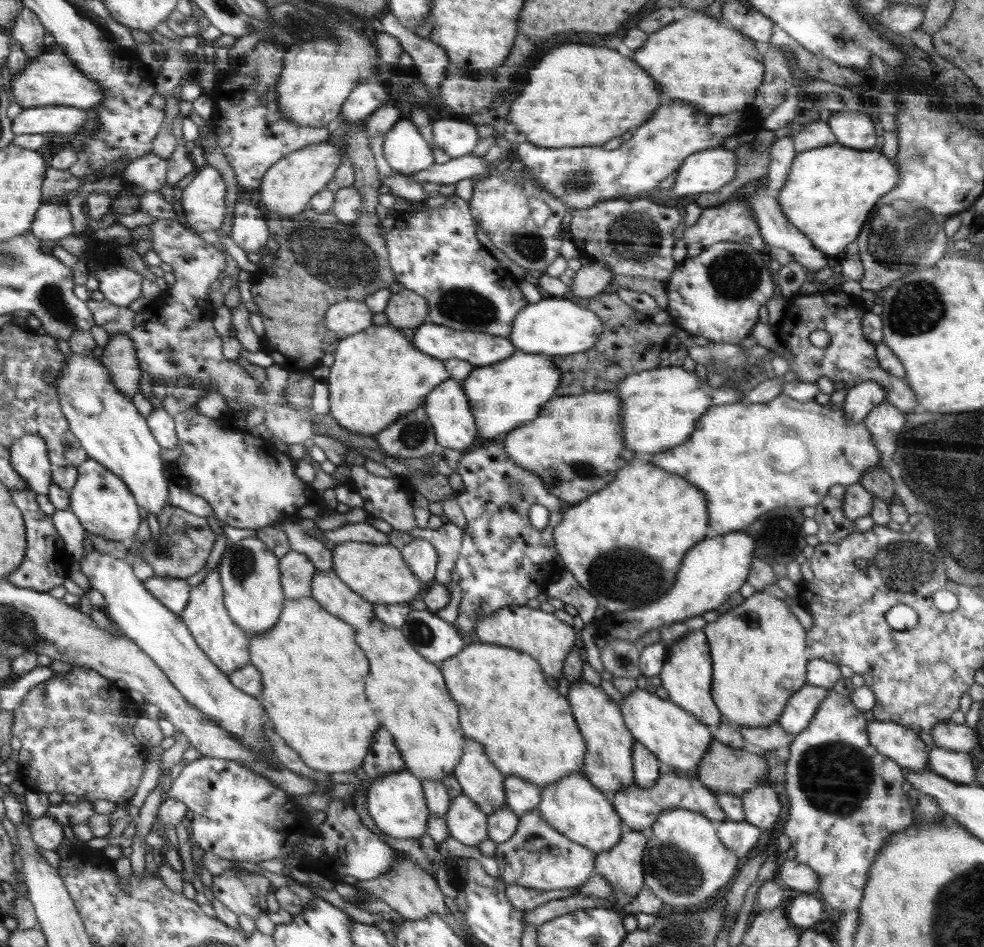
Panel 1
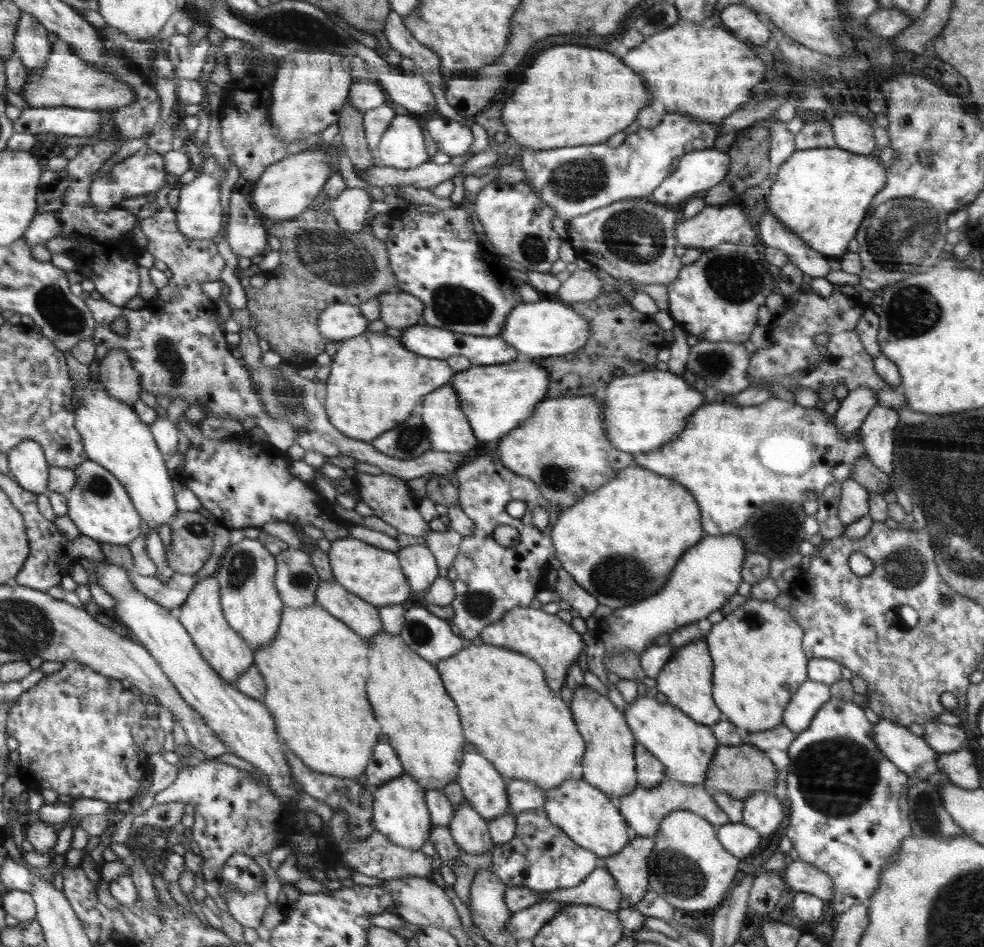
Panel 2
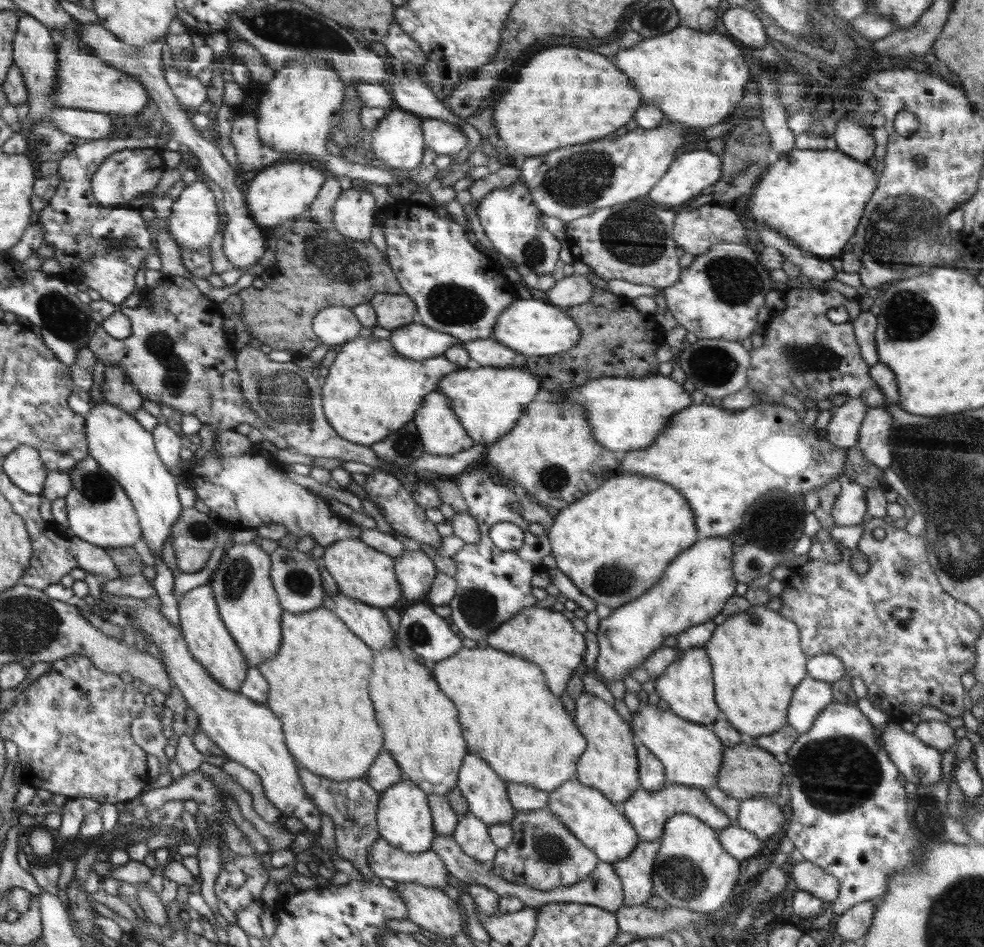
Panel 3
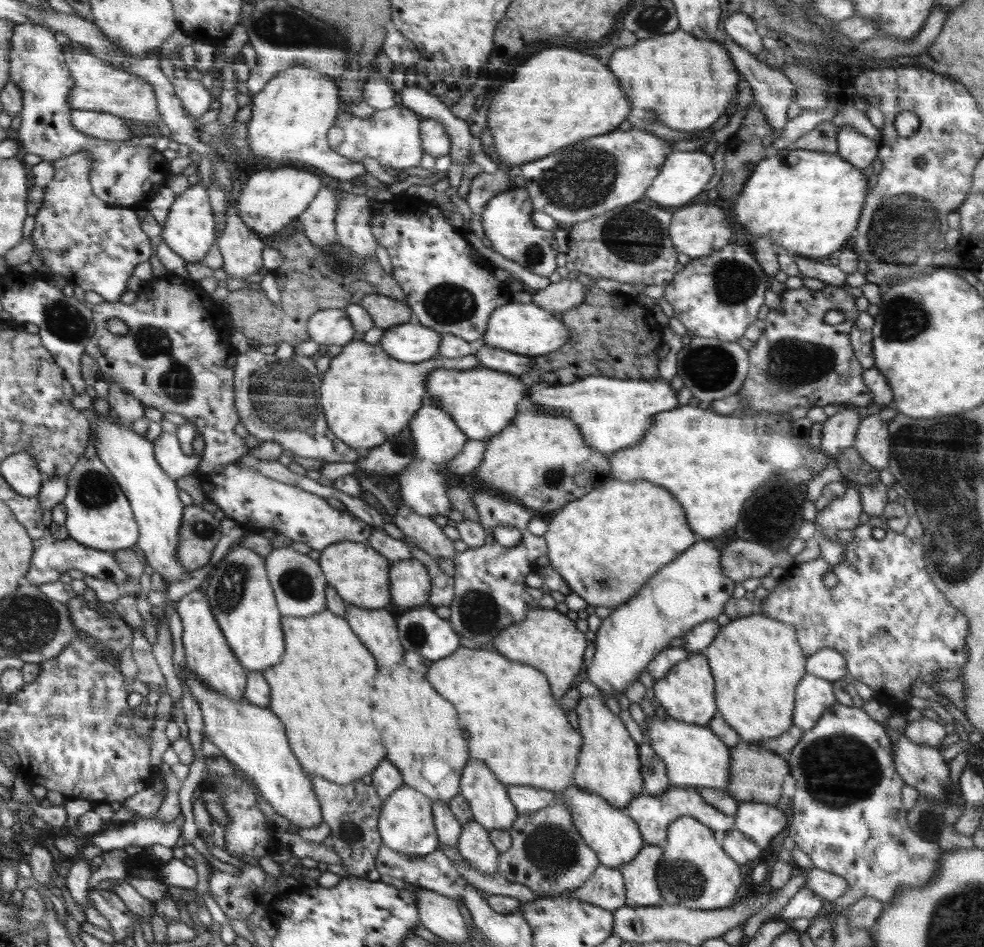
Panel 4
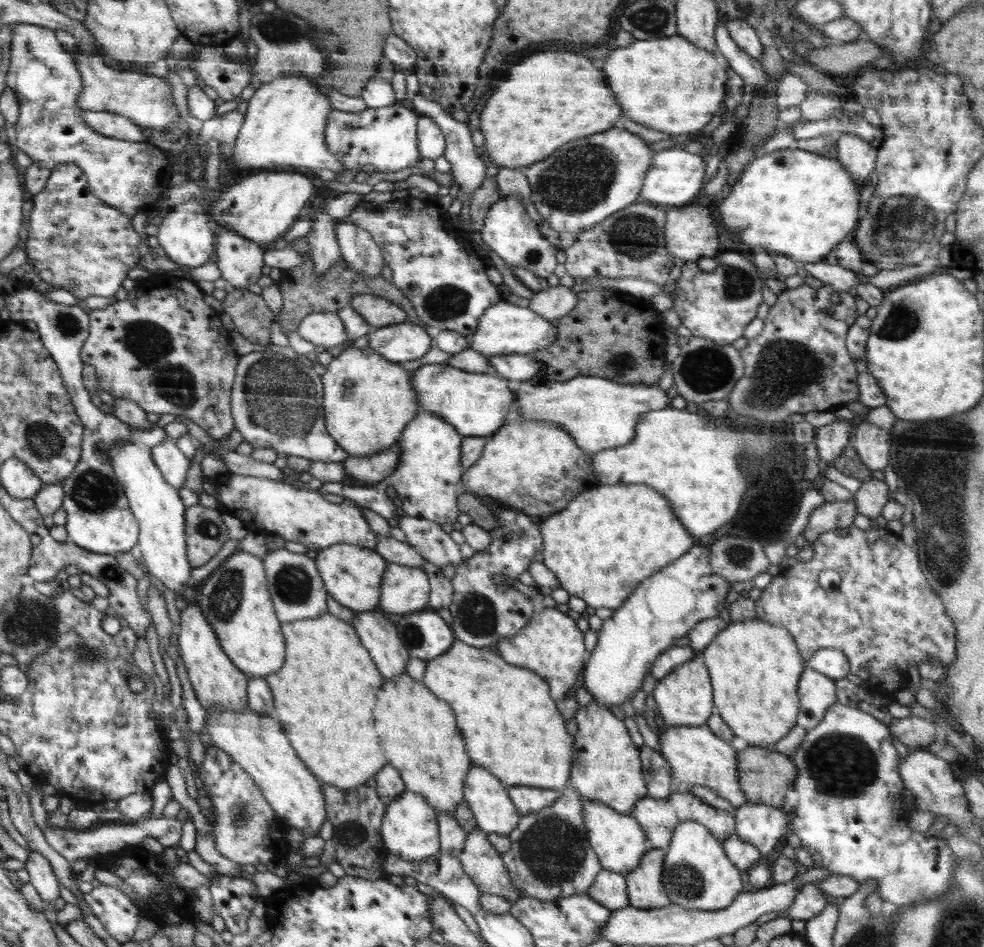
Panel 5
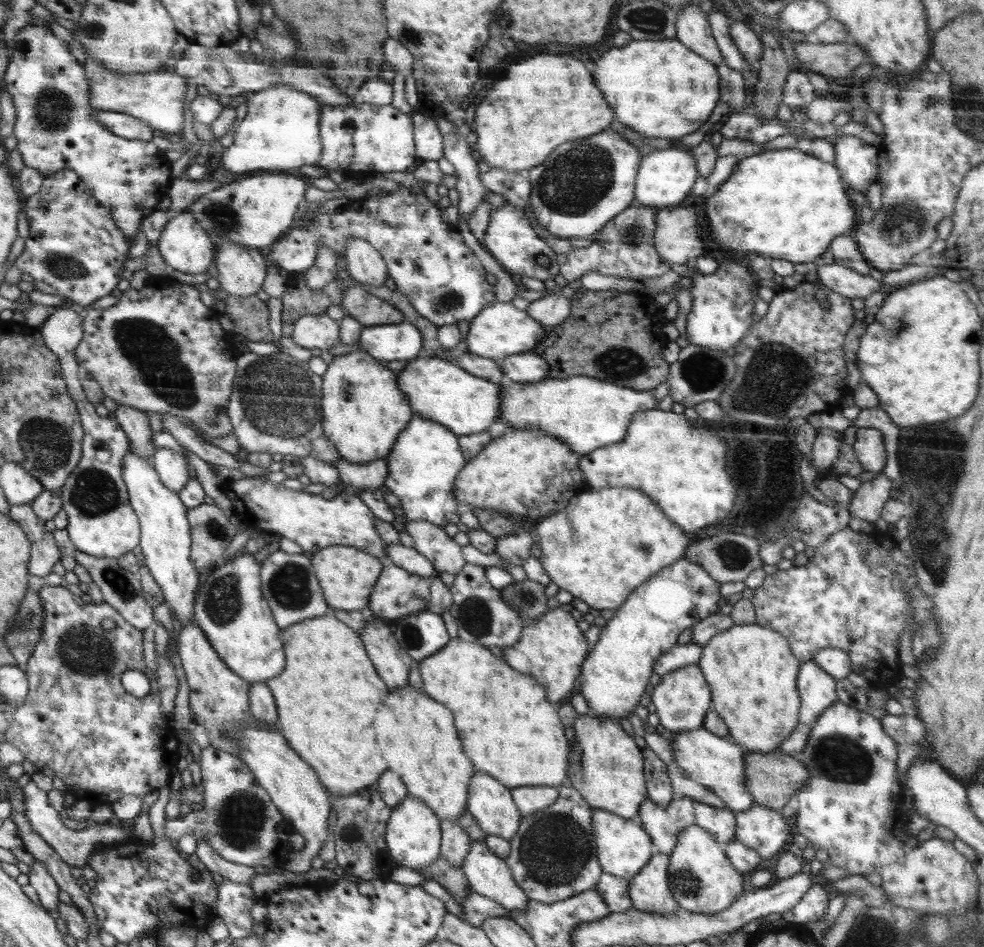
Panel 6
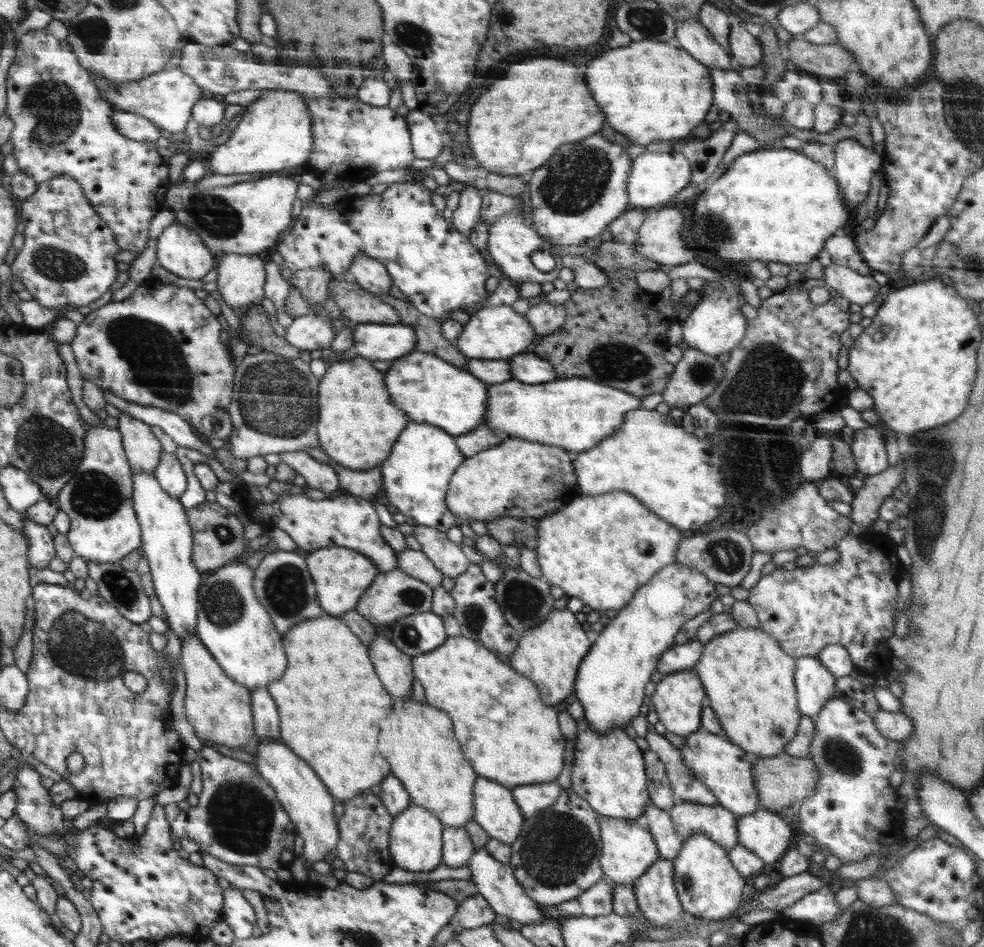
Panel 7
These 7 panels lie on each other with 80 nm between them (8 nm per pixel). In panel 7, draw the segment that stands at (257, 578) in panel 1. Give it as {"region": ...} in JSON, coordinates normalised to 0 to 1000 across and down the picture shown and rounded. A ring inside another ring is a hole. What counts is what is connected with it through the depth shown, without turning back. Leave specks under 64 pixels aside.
{"region":[[[244,590],[212,605],[209,616],[201,623],[201,674],[204,674],[205,680],[216,690],[230,714],[255,729],[271,727],[274,721],[285,717],[289,707],[293,705],[289,676],[285,676],[285,668],[282,667],[276,652],[270,646],[269,639],[261,633],[260,623],[257,621],[260,607],[250,597],[250,592]]]}

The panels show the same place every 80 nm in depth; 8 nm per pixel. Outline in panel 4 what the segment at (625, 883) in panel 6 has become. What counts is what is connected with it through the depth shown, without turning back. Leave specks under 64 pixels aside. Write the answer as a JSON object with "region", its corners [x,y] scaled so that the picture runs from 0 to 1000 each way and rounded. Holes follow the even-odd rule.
{"region":[[[608,913],[602,925],[585,940],[568,944],[571,947],[586,948],[622,963],[637,956],[635,933],[629,918]]]}

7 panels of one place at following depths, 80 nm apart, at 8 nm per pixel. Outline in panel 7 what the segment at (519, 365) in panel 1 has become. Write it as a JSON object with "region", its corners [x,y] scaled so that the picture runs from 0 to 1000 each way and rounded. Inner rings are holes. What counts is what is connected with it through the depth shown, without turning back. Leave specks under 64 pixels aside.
{"region":[[[423,370],[400,379],[391,392],[391,409],[394,410],[399,427],[421,446],[439,448],[461,460],[493,448],[496,404],[449,377]]]}

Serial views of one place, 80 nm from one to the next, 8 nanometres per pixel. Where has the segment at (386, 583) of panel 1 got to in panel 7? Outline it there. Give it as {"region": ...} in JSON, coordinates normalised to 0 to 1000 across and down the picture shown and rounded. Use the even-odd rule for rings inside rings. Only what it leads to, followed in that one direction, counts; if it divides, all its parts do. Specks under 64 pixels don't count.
{"region":[[[351,578],[327,579],[314,583],[311,589],[315,609],[321,620],[321,629],[331,649],[346,652],[366,636],[372,623],[385,607],[384,600],[374,587]]]}

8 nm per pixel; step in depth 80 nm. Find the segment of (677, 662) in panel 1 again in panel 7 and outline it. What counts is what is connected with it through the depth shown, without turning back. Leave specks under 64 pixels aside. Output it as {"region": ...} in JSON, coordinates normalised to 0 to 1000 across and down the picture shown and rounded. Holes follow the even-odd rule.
{"region":[[[705,705],[676,713],[668,723],[662,724],[660,734],[667,747],[670,761],[680,773],[697,778],[712,769],[712,752],[718,735]]]}

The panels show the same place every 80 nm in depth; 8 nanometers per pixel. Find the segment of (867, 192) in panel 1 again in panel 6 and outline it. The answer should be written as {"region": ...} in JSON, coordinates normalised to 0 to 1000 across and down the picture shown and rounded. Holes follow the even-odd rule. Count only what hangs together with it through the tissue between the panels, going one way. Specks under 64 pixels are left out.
{"region":[[[806,154],[800,157],[775,159],[771,163],[766,163],[766,165],[760,165],[760,167],[754,166],[750,177],[748,177],[748,181],[745,181],[740,190],[728,200],[722,201],[720,204],[722,207],[717,206],[717,213],[713,213],[713,220],[715,221],[715,230],[720,234],[722,253],[728,256],[730,260],[738,262],[744,270],[758,270],[758,268],[768,264],[768,268],[783,270],[783,272],[795,272],[795,275],[806,278],[819,277],[821,279],[828,279],[833,276],[833,269],[842,263],[843,257],[848,253],[849,249],[865,246],[873,234],[872,215],[862,210],[860,200],[861,196],[859,196],[858,190],[855,189],[855,183],[850,178],[849,174],[819,163]]]}

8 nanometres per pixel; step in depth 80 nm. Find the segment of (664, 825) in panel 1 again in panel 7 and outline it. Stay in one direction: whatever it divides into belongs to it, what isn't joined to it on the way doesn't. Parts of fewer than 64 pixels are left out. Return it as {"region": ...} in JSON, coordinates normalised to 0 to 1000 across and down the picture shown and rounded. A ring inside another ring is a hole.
{"region":[[[704,879],[684,907],[684,928],[694,960],[710,969],[739,969],[755,952],[757,927],[745,916],[739,898],[712,879]]]}

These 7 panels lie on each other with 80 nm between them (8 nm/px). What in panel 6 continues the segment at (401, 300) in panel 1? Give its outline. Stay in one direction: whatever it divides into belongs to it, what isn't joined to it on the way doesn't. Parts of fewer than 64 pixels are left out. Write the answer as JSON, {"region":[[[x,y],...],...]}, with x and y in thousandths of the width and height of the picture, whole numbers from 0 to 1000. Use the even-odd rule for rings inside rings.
{"region":[[[366,301],[352,303],[348,326],[354,334],[373,344],[411,340],[411,331],[394,318],[387,317]]]}

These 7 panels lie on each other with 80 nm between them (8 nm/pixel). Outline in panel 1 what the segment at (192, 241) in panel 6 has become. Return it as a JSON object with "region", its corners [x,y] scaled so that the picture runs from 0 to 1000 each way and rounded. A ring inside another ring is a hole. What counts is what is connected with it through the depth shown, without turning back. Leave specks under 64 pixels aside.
{"region":[[[213,174],[200,178],[196,185],[196,190],[185,202],[186,222],[189,224],[186,232],[189,233],[190,241],[201,248],[205,245],[217,245],[226,239],[228,232],[228,207],[230,207],[230,194],[224,186],[224,182]]]}

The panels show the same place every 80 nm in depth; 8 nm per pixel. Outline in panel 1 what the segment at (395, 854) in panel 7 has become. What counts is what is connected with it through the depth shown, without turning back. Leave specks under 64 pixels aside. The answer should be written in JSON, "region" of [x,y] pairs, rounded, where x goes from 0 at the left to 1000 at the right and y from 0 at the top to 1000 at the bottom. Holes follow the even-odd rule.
{"region":[[[414,812],[395,815],[394,818],[376,825],[373,856],[381,871],[398,885],[426,886],[434,878],[435,853],[429,838],[429,828]]]}

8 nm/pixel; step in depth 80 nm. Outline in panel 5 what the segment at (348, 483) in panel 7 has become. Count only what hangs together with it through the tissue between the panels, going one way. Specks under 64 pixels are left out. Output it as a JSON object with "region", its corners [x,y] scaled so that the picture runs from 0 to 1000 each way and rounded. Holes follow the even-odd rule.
{"region":[[[408,464],[390,477],[378,482],[360,482],[349,488],[352,508],[362,513],[382,512],[408,488]]]}

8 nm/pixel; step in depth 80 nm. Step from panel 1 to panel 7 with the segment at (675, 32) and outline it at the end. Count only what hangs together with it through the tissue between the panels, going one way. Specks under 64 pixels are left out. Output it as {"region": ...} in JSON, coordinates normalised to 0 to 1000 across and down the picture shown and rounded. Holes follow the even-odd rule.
{"region":[[[650,42],[620,53],[598,68],[596,84],[600,84],[604,106],[616,118],[616,131],[637,144],[643,152],[652,154],[667,148],[699,145],[715,128],[725,110],[722,72],[681,44]]]}

